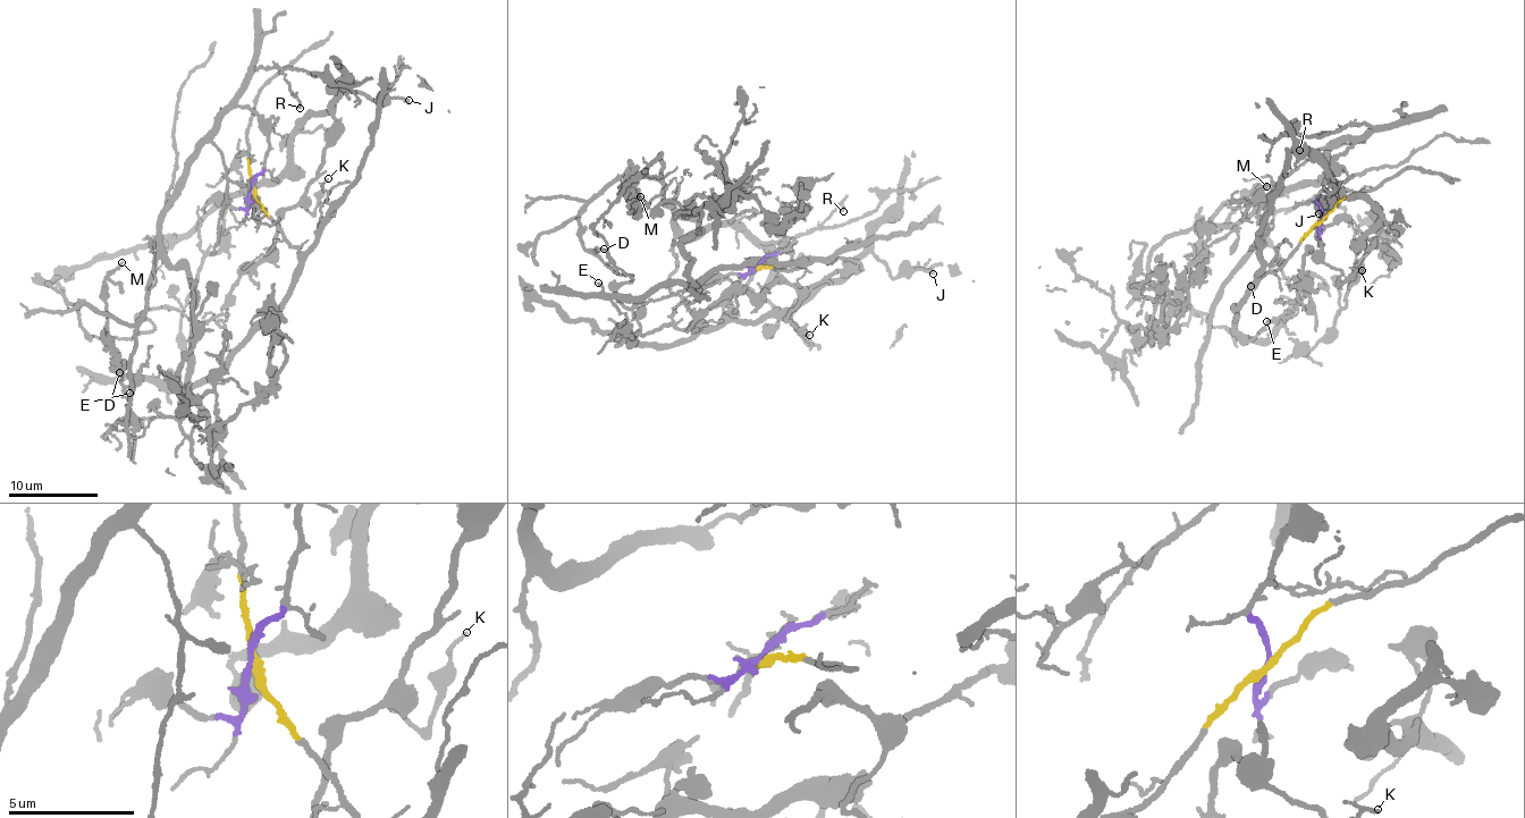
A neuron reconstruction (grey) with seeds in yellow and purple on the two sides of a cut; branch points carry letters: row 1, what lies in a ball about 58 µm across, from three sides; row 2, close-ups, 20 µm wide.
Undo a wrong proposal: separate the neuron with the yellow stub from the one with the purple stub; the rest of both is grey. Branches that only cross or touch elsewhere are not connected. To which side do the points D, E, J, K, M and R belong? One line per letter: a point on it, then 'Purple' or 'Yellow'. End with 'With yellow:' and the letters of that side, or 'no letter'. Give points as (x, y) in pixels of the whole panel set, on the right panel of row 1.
D: Place: (1250, 286). Purple
E: Place: (1266, 321). Yellow
J: Place: (1319, 213). Yellow
K: Place: (1362, 270). Yellow
M: Place: (1266, 186). Purple
R: Place: (1299, 150). Purple
With yellow: E, J, K

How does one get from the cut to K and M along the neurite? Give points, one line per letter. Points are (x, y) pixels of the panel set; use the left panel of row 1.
K: (252, 190), (291, 296), (173, 386), (229, 201), (306, 117), (334, 131), (309, 211), (328, 178)
M: (252, 187), (269, 141), (253, 112), (233, 107), (201, 140), (158, 227), (134, 323), (100, 313), (121, 262)

